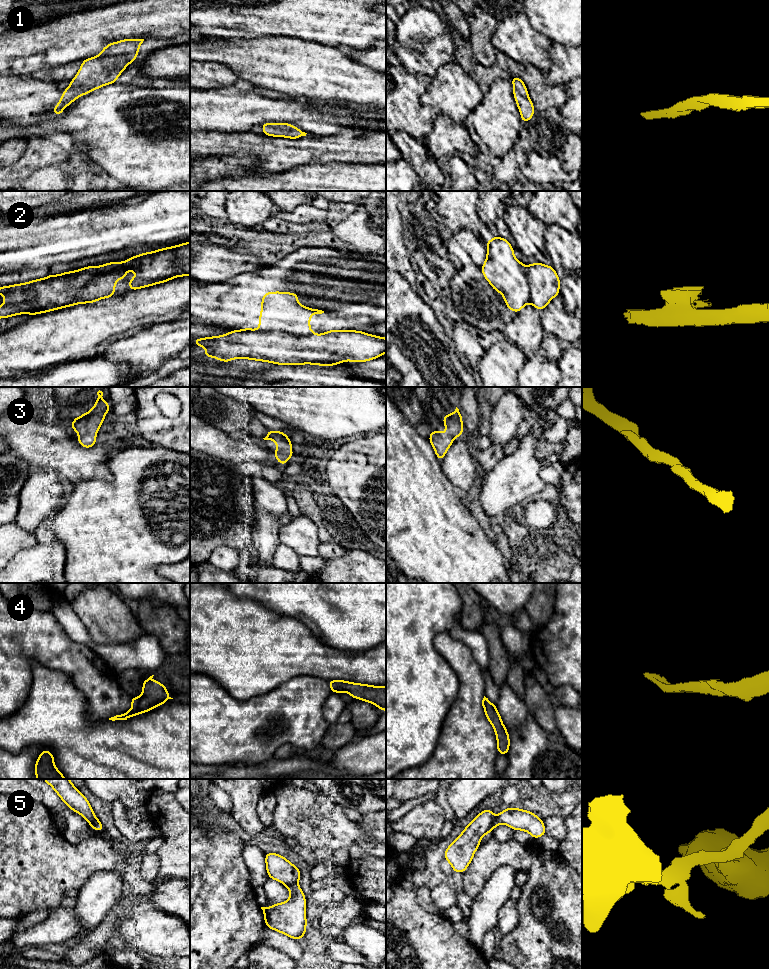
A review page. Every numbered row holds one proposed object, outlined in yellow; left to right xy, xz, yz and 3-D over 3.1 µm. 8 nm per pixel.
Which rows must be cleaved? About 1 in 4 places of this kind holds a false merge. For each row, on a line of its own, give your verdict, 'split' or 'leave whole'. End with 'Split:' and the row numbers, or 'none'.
1: leave whole
2: split
3: leave whole
4: leave whole
5: split
Split: 2, 5

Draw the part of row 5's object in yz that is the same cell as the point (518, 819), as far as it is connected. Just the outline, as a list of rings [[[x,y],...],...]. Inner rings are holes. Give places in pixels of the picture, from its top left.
[[[515,807],[506,808],[499,813],[494,820],[492,829],[499,824],[505,824],[514,831],[523,830],[528,832],[534,839],[546,834],[546,828],[541,818],[533,812],[517,809]]]

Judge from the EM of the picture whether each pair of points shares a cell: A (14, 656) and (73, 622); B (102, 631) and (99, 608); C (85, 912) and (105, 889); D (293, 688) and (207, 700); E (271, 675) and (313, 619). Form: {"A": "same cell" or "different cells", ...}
{"A": "different cells", "B": "same cell", "C": "same cell", "D": "same cell", "E": "different cells"}

